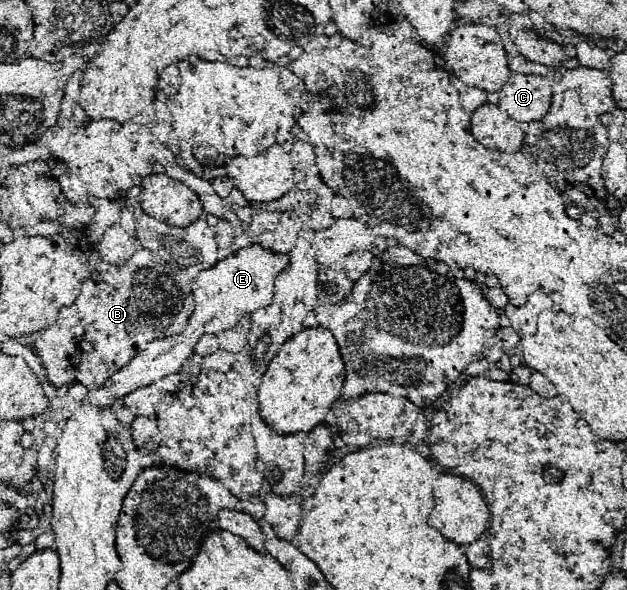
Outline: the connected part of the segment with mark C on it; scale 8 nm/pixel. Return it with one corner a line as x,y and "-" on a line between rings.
510,75
500,89
500,113
518,123
540,121
552,103
552,91
544,77

